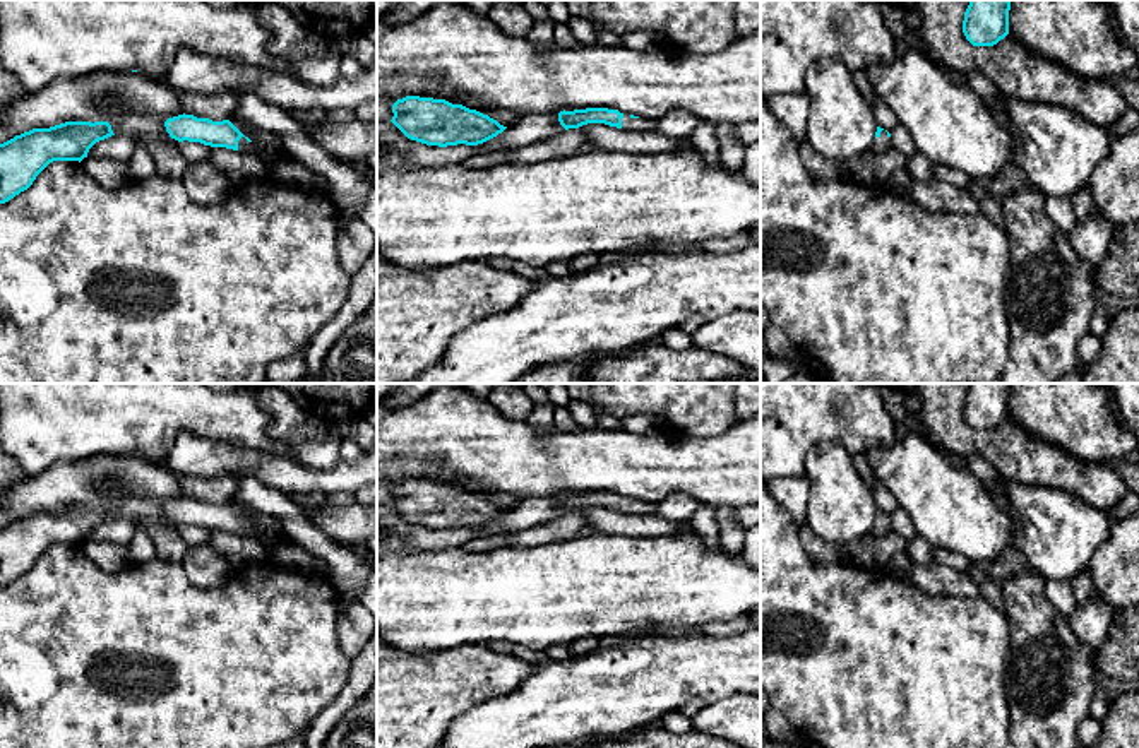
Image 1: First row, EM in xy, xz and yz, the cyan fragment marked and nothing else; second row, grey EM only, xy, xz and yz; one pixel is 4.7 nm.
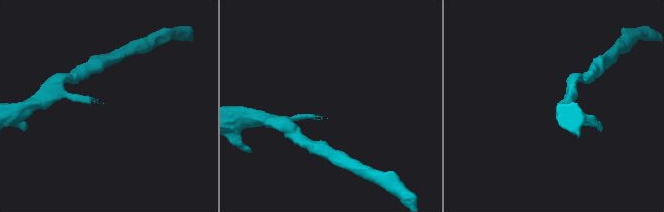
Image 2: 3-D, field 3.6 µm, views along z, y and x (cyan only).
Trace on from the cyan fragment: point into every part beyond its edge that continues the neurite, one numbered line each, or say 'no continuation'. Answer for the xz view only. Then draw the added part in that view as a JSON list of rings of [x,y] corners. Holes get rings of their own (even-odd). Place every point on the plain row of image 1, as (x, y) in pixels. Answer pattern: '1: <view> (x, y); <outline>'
1: xz (627, 507); [[[623,496],[622,512],[634,515],[656,515],[656,503],[632,502],[630,498]]]

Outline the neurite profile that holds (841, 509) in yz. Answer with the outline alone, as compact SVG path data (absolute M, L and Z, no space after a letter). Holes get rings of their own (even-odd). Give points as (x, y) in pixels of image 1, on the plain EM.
M824 442L805 455L808 481L807 525L832 544L872 534L877 503L858 476L853 457L839 443Z

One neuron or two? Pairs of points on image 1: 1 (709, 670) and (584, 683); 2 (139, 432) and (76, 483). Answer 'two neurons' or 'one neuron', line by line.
1: one neuron
2: two neurons

